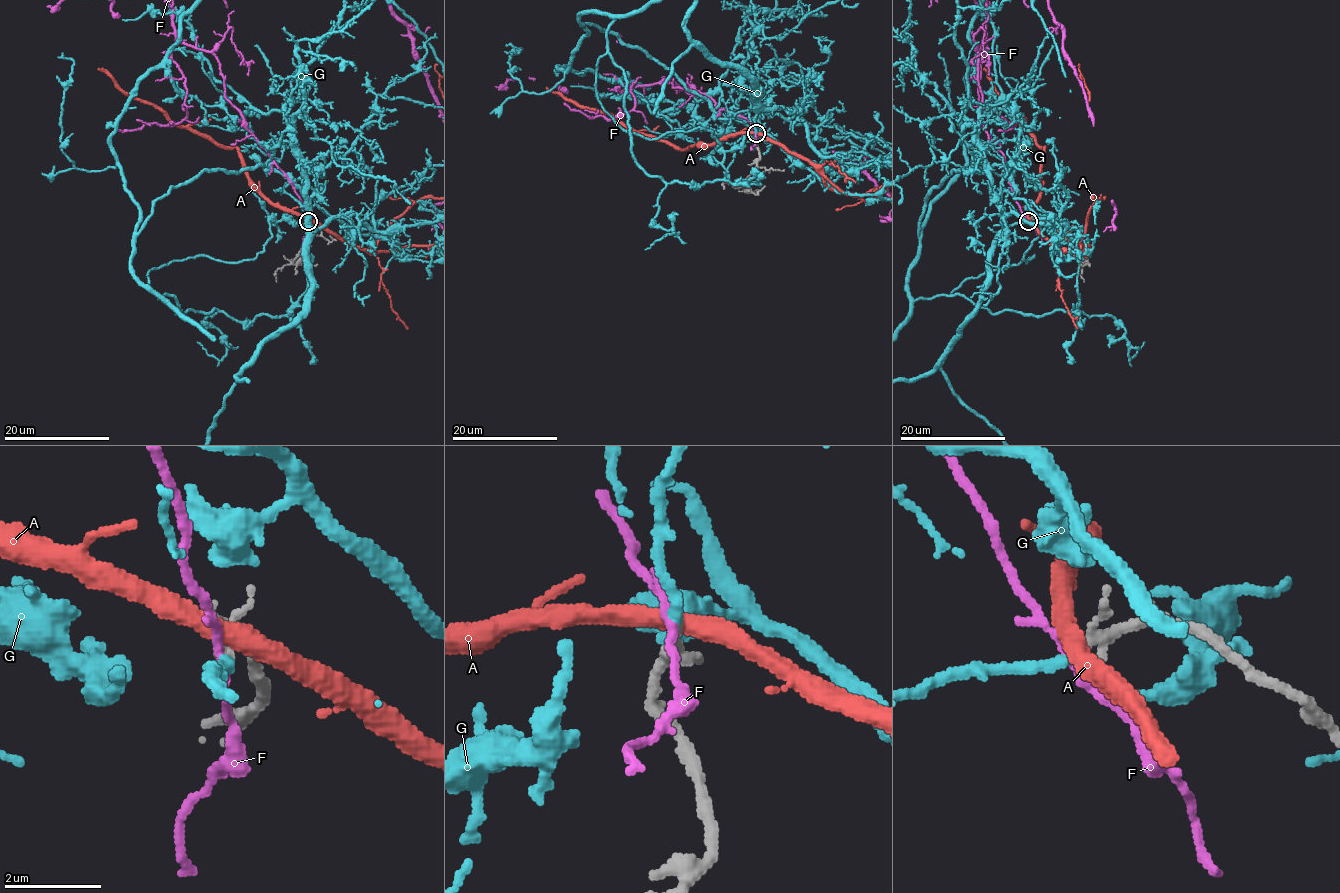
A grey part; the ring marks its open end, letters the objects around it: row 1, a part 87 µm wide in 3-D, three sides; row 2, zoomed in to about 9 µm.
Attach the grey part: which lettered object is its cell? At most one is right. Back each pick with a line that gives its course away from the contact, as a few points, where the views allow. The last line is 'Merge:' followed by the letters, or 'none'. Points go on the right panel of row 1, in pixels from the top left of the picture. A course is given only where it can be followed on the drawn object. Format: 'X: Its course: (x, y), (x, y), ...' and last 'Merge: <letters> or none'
Merge: G

